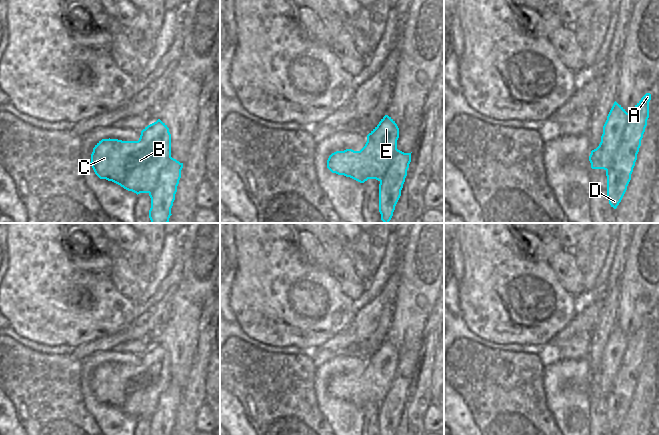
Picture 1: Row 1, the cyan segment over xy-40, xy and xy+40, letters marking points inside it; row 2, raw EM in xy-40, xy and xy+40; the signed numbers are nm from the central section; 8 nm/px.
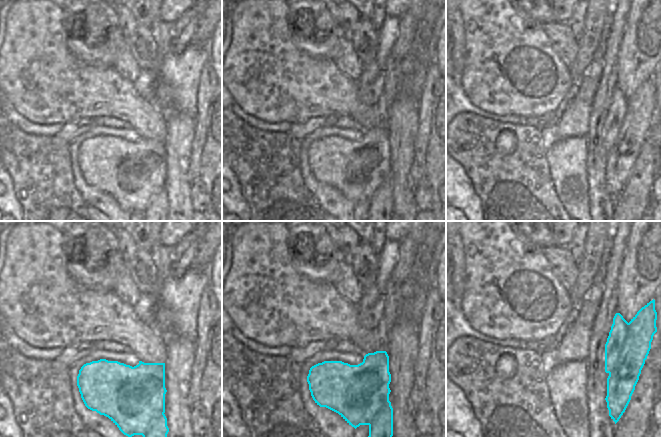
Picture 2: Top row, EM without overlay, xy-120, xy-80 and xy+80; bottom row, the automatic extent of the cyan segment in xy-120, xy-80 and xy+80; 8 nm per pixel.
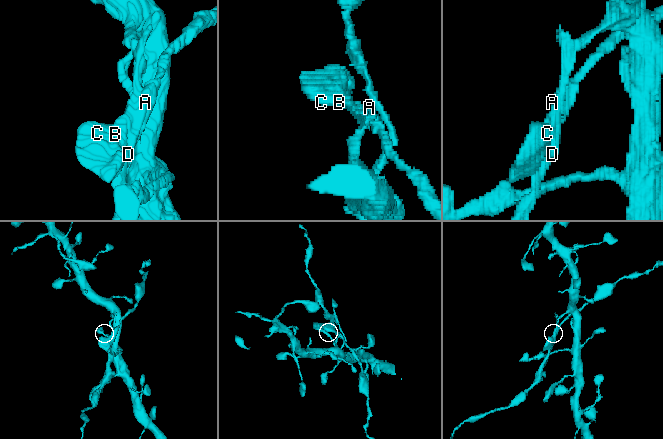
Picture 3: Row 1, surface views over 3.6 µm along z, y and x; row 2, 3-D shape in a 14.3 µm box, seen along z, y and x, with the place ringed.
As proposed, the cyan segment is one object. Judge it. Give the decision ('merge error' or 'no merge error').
merge error

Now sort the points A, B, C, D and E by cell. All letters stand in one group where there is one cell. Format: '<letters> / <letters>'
A D / B C E

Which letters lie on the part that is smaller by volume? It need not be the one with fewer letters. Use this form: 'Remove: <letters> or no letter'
Remove: A, D.

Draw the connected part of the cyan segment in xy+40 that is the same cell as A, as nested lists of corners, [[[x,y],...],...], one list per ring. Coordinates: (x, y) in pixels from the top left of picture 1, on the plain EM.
[[[646,317],[633,334],[627,337],[627,346],[621,364],[613,380],[611,390],[606,395],[607,422],[614,433],[621,426],[631,404],[631,398],[649,342],[650,324],[651,318]]]

